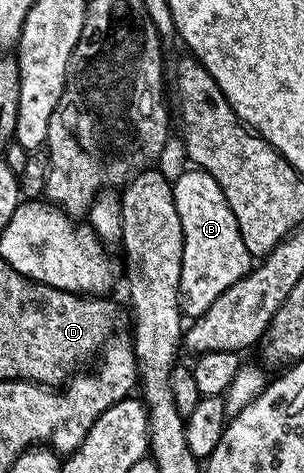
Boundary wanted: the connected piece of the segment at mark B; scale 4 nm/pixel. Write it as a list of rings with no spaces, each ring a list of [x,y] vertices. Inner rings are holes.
[[[202,173],[202,193],[175,192],[176,215],[180,215],[182,228],[182,270],[178,299],[182,312],[197,315],[208,311],[232,283],[236,283],[252,268],[252,258],[240,231],[236,227],[236,217],[228,207],[228,199],[220,191],[220,185],[212,175]]]

